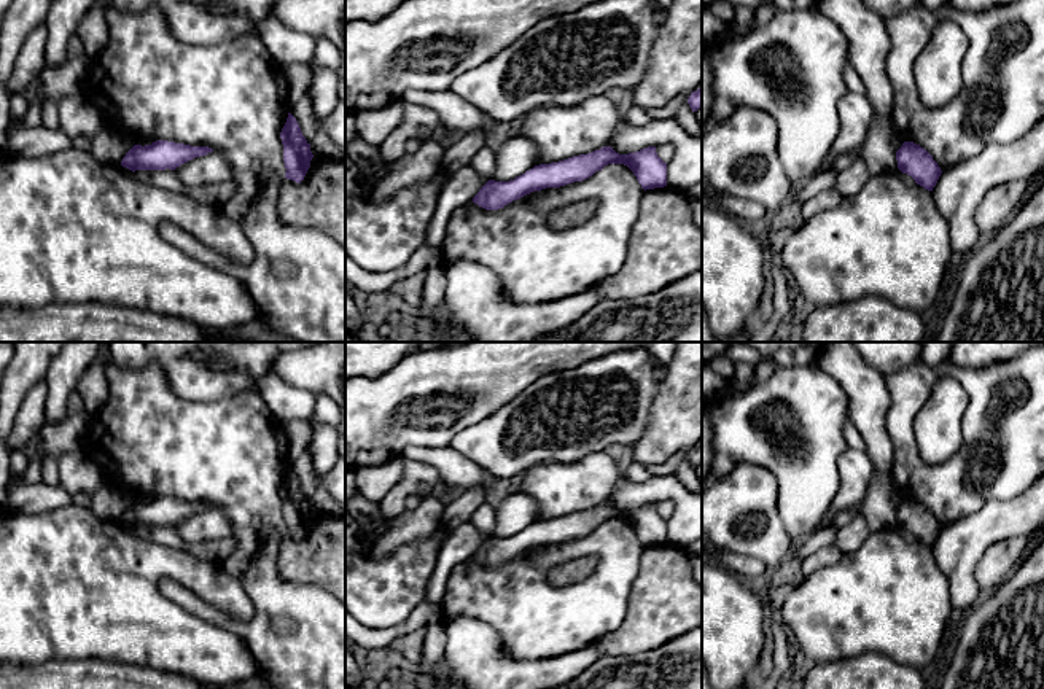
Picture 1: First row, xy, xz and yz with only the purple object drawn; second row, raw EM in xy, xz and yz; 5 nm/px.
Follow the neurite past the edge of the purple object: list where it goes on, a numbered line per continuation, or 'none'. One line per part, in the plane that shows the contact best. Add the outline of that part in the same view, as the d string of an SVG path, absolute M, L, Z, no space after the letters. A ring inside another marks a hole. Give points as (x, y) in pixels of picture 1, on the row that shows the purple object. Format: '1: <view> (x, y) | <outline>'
none

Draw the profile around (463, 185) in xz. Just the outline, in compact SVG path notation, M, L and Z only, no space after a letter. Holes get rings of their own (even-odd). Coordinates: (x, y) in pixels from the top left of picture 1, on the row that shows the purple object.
M471 165L457 170L439 193L423 243L439 247L446 237L446 229L454 210L471 202L487 181L489 178L479 175Z

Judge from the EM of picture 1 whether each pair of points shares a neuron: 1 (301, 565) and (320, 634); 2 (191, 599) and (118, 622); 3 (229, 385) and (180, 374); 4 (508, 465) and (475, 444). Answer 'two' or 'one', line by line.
1: two
2: two
3: one
4: one

